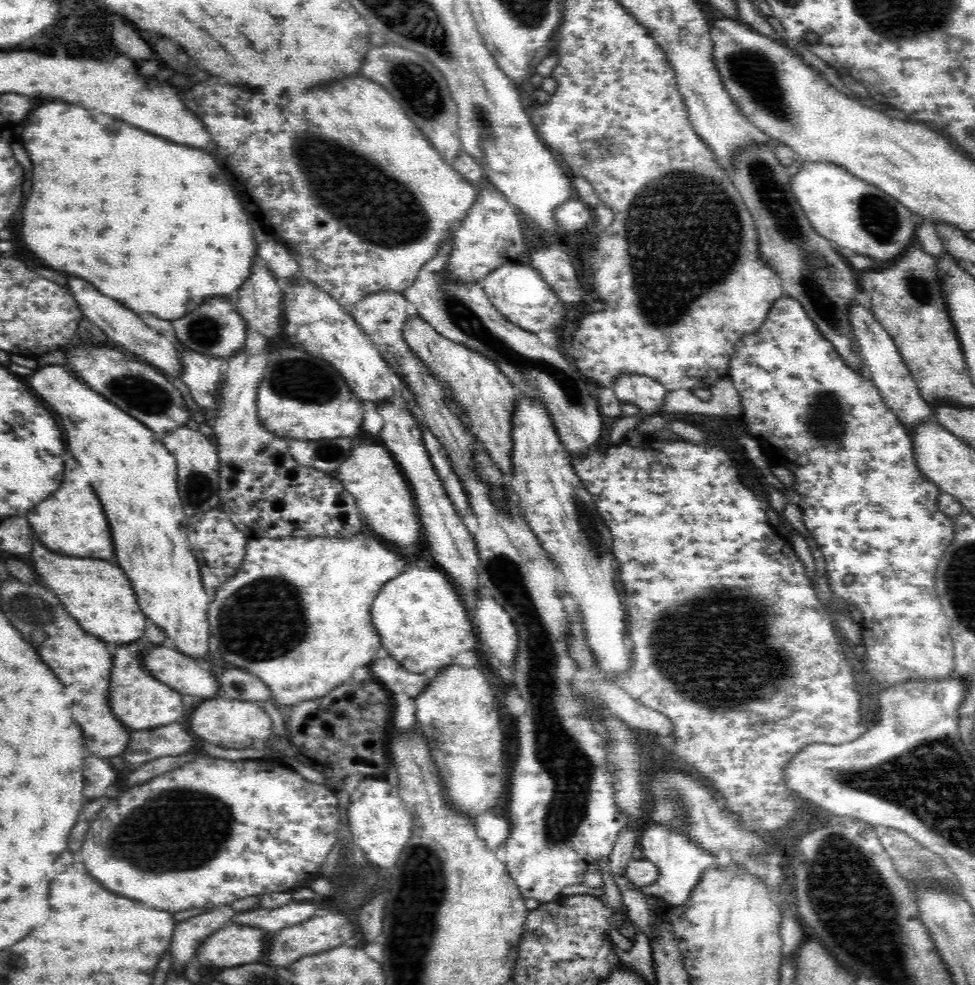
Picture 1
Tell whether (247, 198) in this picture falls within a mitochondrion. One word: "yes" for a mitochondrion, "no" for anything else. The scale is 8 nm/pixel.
no

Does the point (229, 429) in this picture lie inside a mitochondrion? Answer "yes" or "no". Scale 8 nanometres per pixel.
no

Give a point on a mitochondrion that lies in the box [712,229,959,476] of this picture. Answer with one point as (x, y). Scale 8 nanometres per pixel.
(825, 422)

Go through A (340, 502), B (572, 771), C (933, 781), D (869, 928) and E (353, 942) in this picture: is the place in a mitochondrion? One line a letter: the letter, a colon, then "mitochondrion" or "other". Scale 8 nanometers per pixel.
A: other
B: mitochondrion
C: mitochondrion
D: mitochondrion
E: other

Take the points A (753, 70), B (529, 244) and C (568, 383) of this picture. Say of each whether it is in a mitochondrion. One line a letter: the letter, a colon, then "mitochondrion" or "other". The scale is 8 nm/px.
A: mitochondrion
B: other
C: mitochondrion

